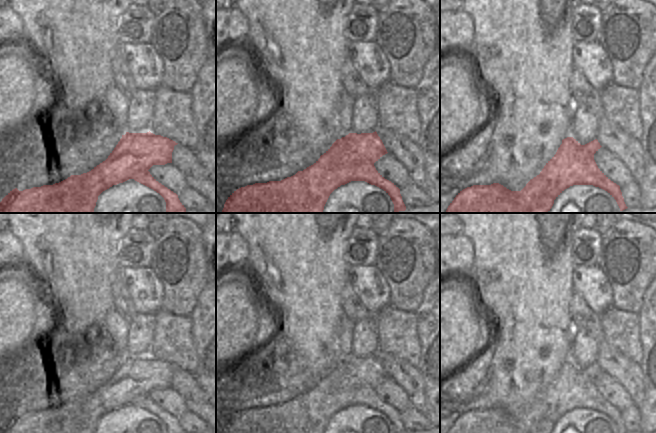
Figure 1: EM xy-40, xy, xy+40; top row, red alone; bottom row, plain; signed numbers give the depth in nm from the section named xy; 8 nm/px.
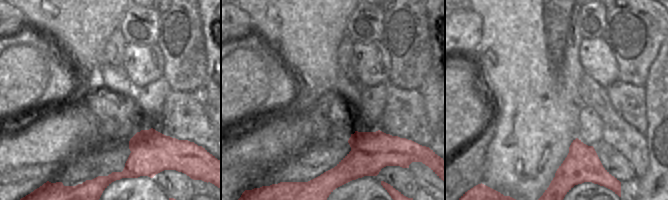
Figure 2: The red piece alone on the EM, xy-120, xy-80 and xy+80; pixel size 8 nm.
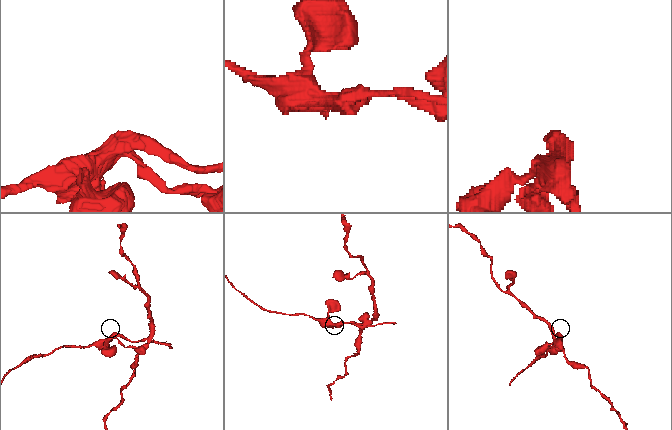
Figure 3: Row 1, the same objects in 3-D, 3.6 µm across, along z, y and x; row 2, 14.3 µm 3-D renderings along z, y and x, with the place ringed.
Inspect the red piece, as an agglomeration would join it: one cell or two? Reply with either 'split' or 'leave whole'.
split

